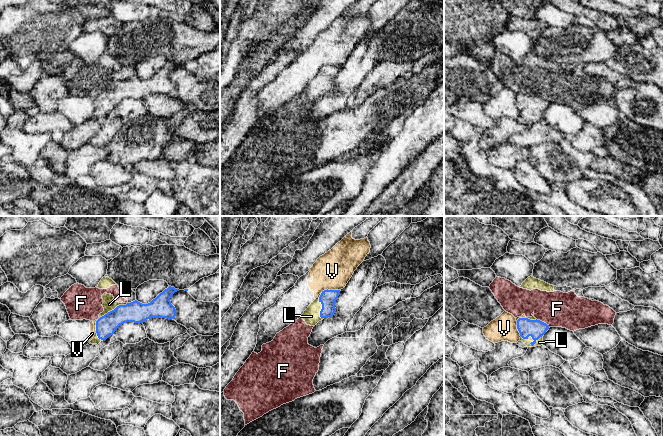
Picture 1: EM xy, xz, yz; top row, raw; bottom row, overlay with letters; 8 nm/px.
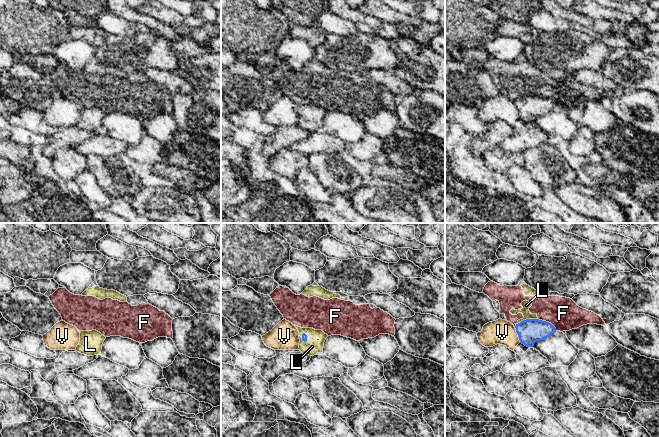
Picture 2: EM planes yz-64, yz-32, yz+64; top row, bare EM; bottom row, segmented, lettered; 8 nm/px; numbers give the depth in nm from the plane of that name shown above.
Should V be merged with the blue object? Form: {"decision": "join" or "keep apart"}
{"decision": "keep apart"}

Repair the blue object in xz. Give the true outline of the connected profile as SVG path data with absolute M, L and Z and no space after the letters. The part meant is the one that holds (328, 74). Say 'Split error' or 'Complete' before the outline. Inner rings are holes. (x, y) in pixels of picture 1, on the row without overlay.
Split error. M324 66L308 82L301 94L307 101L315 102L319 97L334 91L335 79L340 66Z

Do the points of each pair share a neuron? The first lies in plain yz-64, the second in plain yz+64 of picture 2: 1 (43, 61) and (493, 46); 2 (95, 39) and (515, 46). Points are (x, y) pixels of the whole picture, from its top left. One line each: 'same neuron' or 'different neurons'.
1: different neurons
2: different neurons

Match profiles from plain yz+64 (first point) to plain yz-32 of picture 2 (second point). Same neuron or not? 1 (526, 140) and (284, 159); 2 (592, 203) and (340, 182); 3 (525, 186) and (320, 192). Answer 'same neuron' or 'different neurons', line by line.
1: different neurons
2: different neurons
3: same neuron

